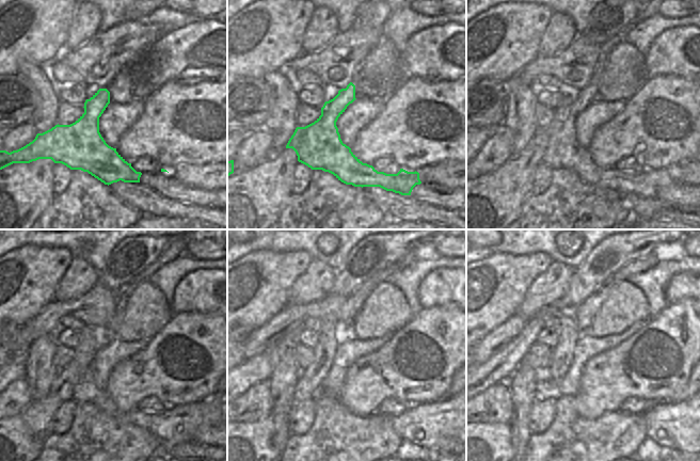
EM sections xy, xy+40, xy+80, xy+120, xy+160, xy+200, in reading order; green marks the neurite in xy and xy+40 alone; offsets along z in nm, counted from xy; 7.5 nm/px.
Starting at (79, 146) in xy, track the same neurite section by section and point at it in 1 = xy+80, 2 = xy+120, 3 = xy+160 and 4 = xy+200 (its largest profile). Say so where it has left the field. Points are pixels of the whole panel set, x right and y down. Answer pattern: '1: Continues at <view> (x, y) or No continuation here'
1: Continues at xy+80 (563, 150)
2: Continues at xy+120 (175, 425)
3: Continues at xy+160 (434, 426)
4: Continues at xy+200 (683, 427).

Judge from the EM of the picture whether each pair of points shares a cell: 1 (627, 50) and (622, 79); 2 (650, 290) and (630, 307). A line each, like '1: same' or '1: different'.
1: same
2: different

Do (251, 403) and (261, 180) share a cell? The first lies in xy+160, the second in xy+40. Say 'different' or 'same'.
different

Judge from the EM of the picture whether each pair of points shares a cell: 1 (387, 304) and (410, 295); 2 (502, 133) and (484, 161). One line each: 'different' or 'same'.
1: different
2: same

